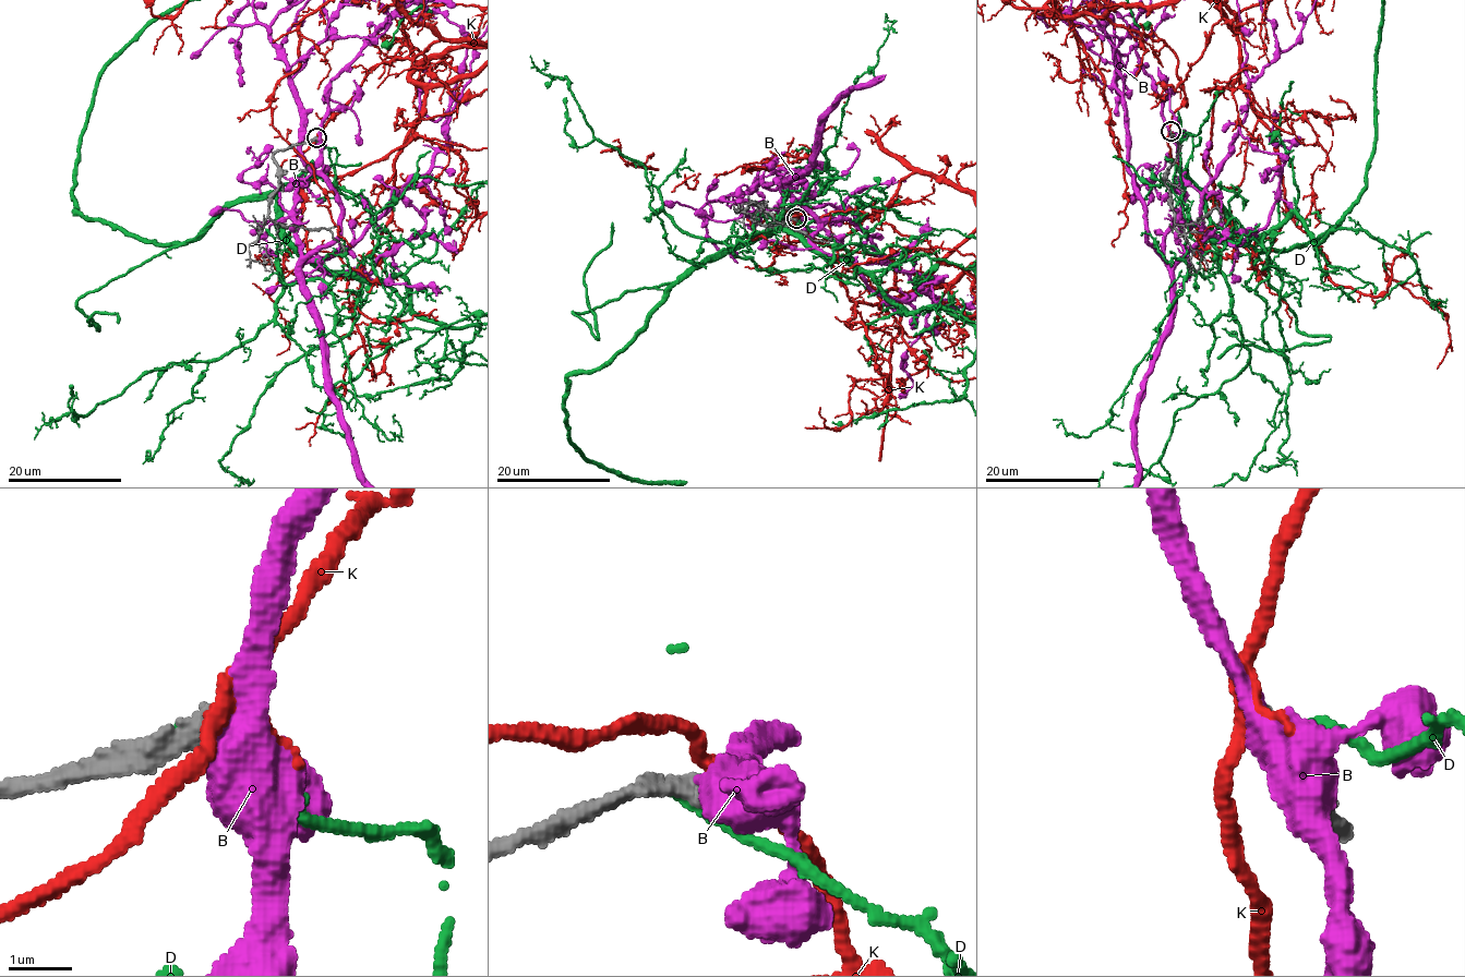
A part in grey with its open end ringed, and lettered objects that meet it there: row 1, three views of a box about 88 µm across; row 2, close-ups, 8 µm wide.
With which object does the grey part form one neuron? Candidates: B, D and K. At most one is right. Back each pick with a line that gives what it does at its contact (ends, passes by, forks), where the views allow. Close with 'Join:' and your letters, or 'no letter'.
Join: no letter

